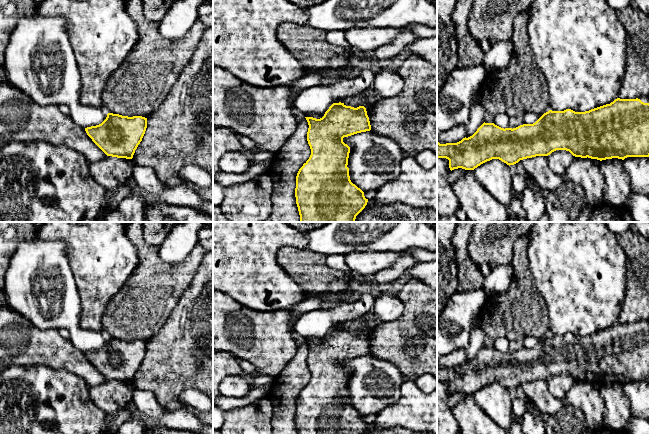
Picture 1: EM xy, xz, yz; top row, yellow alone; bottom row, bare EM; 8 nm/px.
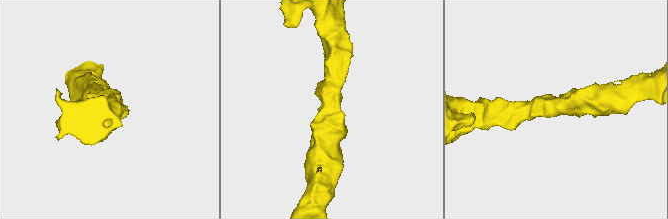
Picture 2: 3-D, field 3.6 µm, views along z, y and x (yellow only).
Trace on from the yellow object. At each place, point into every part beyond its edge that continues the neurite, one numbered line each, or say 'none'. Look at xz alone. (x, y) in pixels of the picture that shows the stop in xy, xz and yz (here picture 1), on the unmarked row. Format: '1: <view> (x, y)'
none

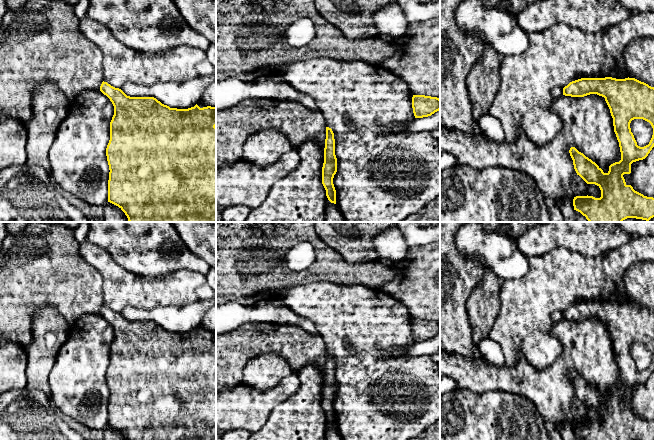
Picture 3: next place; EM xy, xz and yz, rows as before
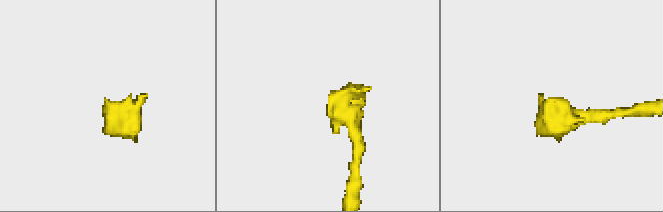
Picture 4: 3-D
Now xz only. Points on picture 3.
none

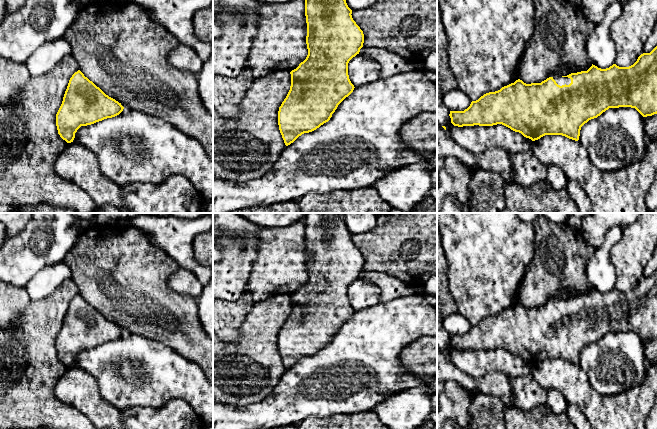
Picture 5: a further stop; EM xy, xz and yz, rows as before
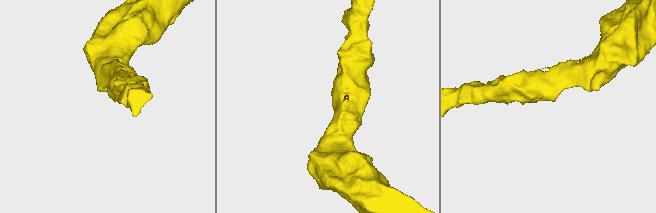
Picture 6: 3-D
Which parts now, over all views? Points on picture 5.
1: yz (560, 304)

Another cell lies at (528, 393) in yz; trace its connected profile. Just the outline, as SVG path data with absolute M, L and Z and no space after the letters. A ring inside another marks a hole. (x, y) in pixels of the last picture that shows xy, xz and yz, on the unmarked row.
M531 374L511 377L511 386L515 397L515 407L530 410L547 403L547 390Z

